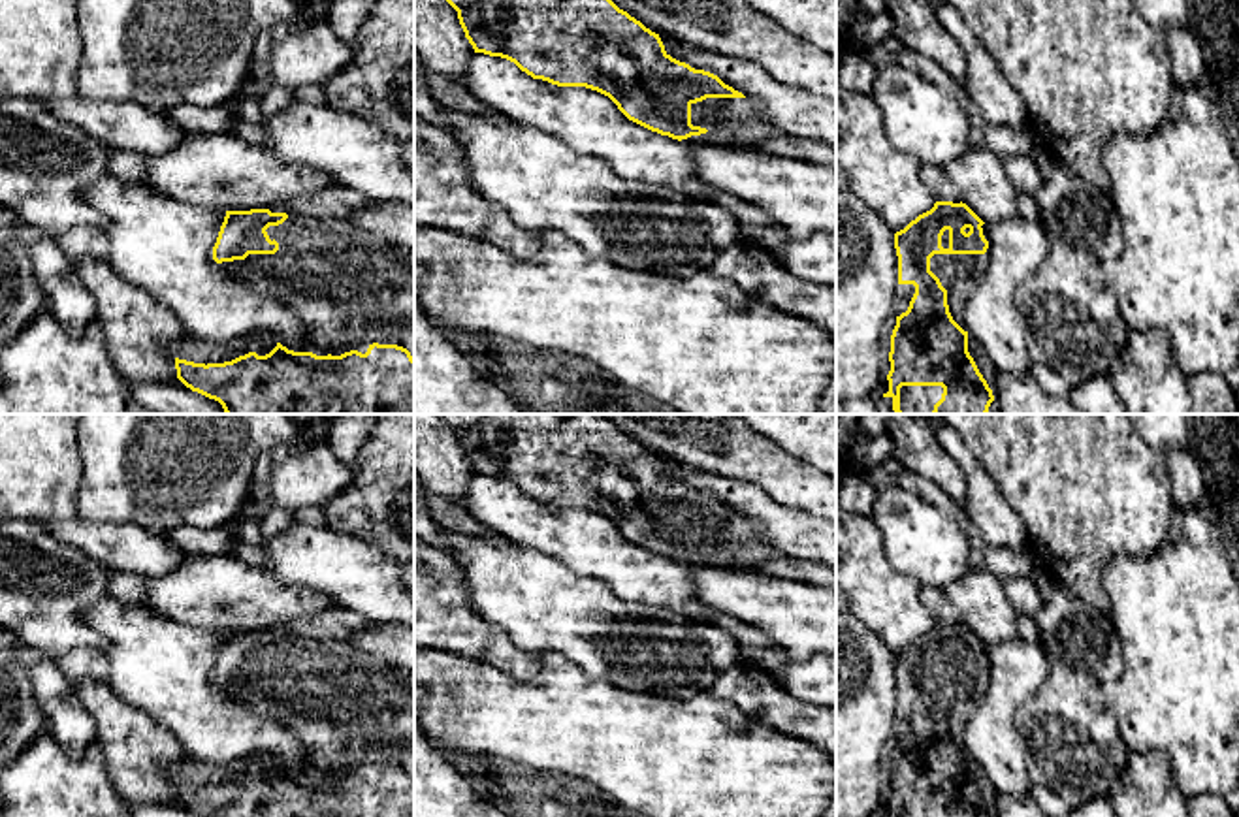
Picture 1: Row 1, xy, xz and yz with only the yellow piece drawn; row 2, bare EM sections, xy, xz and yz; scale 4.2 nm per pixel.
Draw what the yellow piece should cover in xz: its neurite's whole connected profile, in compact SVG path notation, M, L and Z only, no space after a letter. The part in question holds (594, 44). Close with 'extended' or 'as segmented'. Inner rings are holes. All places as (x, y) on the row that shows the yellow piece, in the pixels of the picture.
M446 0L456 11L465 38L475 53L501 56L514 62L533 79L557 87L586 87L608 96L633 122L687 143L723 145L732 149L759 149L761 143L781 132L763 115L763 104L746 98L725 85L717 75L695 70L672 58L659 34L620 9L612 0Z | extended

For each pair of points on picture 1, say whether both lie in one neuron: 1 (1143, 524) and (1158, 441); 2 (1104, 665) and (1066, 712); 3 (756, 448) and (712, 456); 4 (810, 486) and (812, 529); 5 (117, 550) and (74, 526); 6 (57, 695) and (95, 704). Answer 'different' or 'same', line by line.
1: different
2: same
3: same
4: different
5: same
6: different

